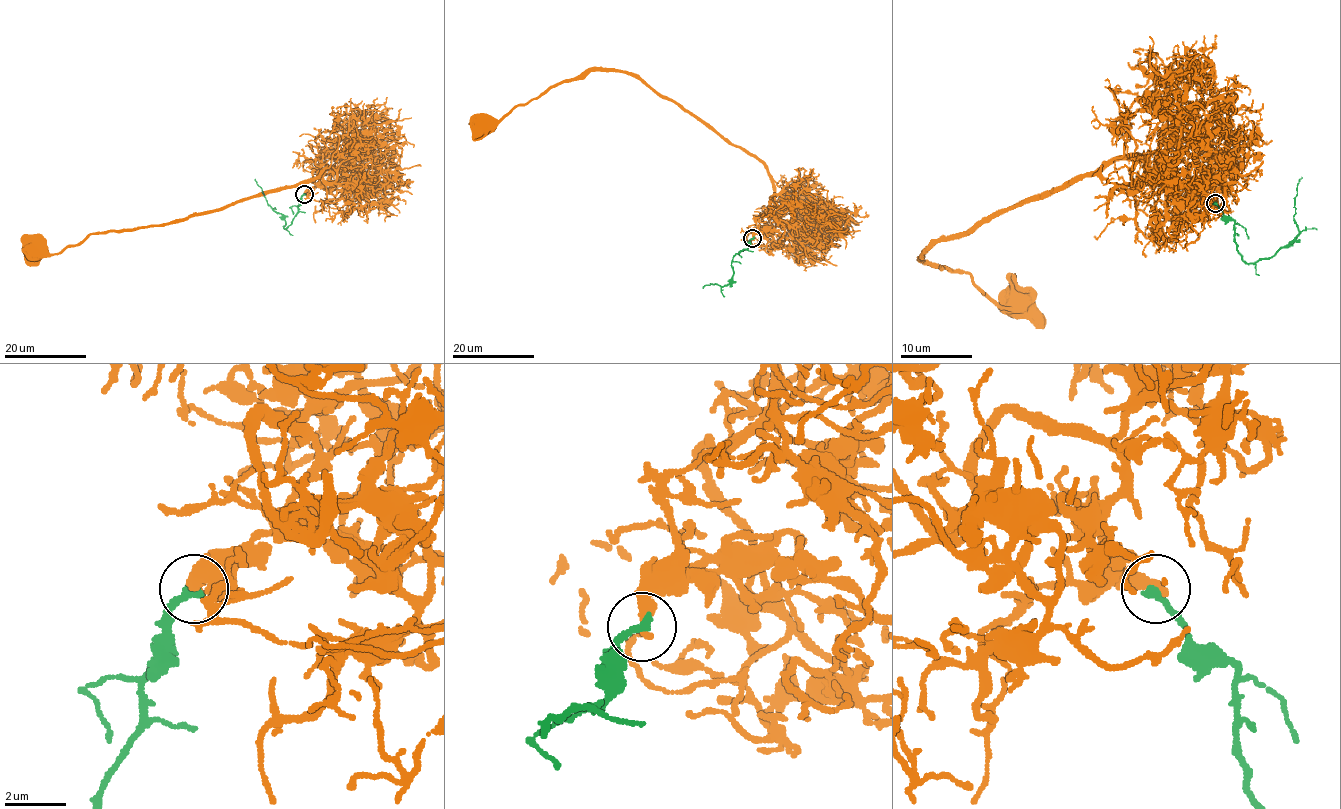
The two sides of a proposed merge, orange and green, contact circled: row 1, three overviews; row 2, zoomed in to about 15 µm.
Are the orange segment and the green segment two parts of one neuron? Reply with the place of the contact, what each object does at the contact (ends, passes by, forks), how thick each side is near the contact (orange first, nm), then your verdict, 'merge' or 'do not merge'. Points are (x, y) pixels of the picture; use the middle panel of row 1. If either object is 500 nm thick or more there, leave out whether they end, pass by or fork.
place (752, 238); orange ends; green ends; calibres 420 and 320 nm; do not merge

